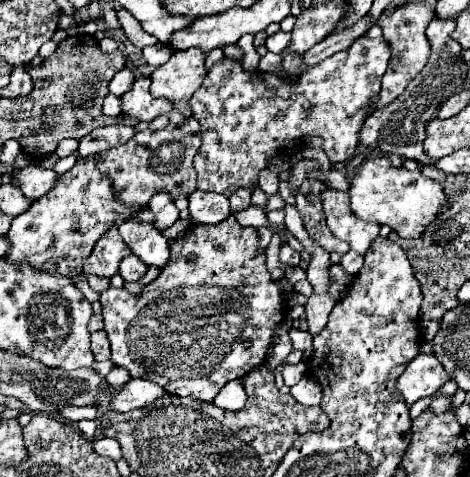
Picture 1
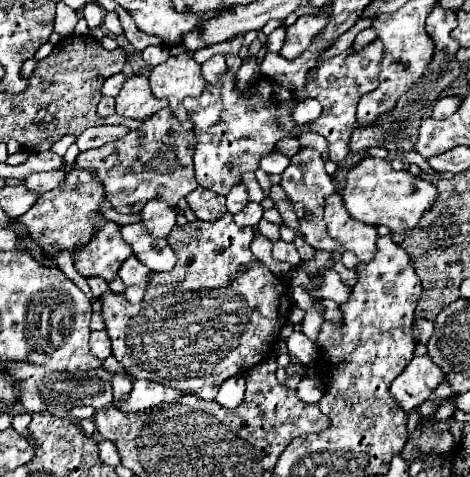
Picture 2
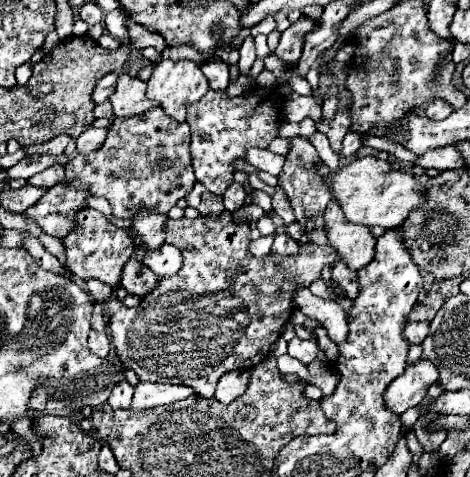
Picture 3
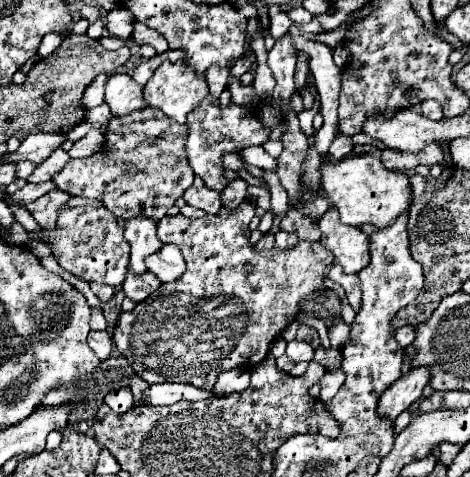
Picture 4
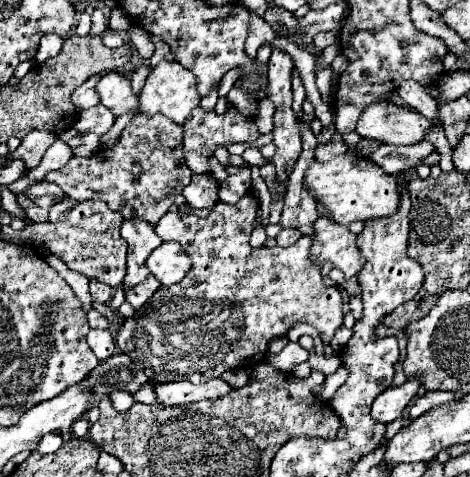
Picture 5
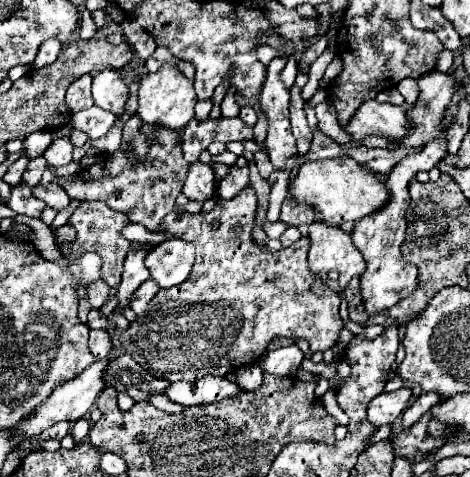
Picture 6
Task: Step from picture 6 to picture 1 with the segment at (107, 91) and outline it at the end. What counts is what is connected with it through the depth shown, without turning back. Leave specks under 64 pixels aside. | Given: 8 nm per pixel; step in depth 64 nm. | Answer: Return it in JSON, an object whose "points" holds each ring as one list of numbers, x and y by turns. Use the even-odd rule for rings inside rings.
{"points":[[138,78,130,92,122,96,124,114,138,116,144,122,152,122,156,116,166,114,172,110,172,104,162,98,154,98,150,94,150,78]]}

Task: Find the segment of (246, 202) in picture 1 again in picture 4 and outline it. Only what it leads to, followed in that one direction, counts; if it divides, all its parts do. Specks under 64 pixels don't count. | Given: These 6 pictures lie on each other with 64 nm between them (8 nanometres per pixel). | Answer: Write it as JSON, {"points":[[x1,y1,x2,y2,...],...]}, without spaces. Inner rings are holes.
{"points":[[242,178,228,182,228,186,222,192,222,204,224,204,224,208,232,210,232,208,240,206,246,200,246,188,248,188,248,184]]}

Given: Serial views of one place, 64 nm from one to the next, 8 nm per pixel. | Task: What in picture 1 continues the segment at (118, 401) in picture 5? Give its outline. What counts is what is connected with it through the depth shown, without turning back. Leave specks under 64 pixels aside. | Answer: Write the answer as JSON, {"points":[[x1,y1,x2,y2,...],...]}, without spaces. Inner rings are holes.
{"points":[[114,366,112,370,110,370,110,374,106,376,106,380,110,382,110,384,114,384,114,386,122,386,124,382,128,382,128,372,124,372,120,366]]}

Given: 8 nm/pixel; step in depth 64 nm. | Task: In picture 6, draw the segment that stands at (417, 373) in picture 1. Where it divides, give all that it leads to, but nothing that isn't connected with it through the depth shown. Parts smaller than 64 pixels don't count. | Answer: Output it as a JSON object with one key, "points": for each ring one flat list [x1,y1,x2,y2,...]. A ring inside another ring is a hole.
{"points":[[398,388,396,392,382,392,376,396,370,406,368,406,368,420,372,420,374,426,384,426,384,424,394,424,404,408,408,406,412,396,410,388]]}

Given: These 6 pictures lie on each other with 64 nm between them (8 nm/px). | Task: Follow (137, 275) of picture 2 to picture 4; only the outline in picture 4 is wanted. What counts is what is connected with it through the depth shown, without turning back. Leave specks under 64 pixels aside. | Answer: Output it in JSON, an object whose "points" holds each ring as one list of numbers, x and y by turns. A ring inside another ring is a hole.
{"points":[[126,272,126,280,122,284,122,290,134,302,142,302,158,286,160,286,160,280,156,280,156,276,152,276,152,272,144,272,144,276,132,276,132,272]]}

